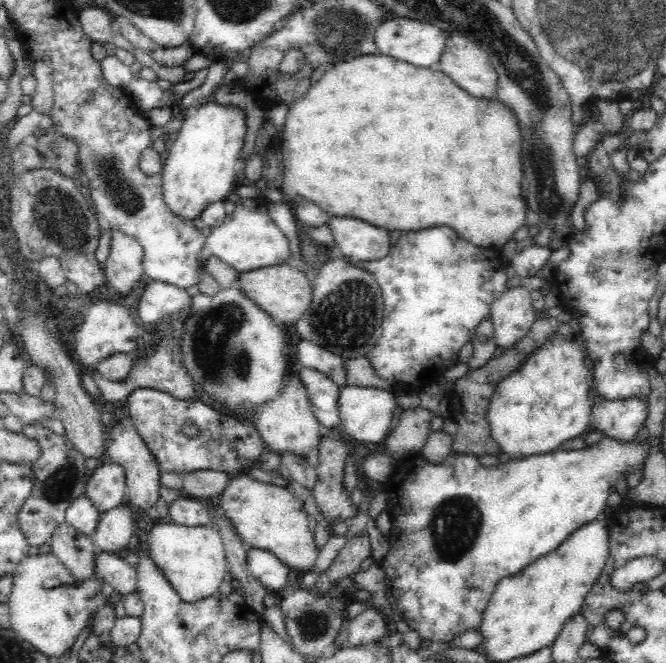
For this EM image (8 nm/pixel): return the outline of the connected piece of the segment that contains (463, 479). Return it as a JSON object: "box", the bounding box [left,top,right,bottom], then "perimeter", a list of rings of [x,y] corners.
{"box":[380,434,650,644],"perimeter":[[[637,434],[634,440],[630,440],[626,444],[618,442],[606,435],[597,443],[586,447],[588,448],[582,450],[556,450],[547,454],[525,457],[521,460],[512,459],[509,463],[498,463],[492,466],[480,464],[476,455],[455,452],[451,453],[440,464],[428,463],[420,455],[399,462],[397,469],[380,486],[382,492],[387,496],[385,509],[394,520],[390,534],[386,537],[388,552],[380,561],[382,570],[386,575],[385,581],[388,585],[387,598],[390,607],[392,607],[392,616],[394,619],[401,619],[406,622],[412,630],[418,632],[420,638],[426,638],[432,644],[437,642],[450,642],[455,636],[467,630],[478,630],[482,620],[482,613],[489,603],[490,598],[493,596],[498,582],[504,578],[518,574],[522,568],[526,568],[528,564],[532,564],[540,556],[554,552],[554,549],[558,548],[562,544],[562,541],[566,540],[574,530],[578,530],[584,524],[588,524],[603,516],[603,512],[607,508],[606,500],[608,500],[610,488],[614,487],[618,477],[624,475],[626,478],[629,471],[634,468],[642,468],[644,460],[650,456],[649,438],[648,440],[644,440],[644,442],[639,442],[637,440]]]}

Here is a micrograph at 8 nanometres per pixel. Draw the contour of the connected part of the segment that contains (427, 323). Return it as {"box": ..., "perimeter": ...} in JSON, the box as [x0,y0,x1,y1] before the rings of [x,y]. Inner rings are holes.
{"box":[346,226,509,393],"perimeter":[[[446,226],[404,232],[389,248],[388,256],[378,260],[346,259],[374,275],[386,306],[382,337],[365,358],[372,363],[376,375],[383,380],[392,380],[398,384],[399,390],[413,393],[435,384],[444,372],[456,364],[451,357],[460,354],[463,345],[471,342],[482,320],[491,320],[491,304],[504,292],[509,279],[500,261],[502,253],[494,253],[491,247],[474,246]]]}

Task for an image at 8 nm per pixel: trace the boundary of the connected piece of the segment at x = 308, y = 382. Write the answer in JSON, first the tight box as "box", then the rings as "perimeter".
{"box":[297,366,341,429],"perimeter":[[[297,366],[298,375],[307,389],[312,412],[320,426],[340,429],[338,398],[341,388],[328,375],[311,367]]]}

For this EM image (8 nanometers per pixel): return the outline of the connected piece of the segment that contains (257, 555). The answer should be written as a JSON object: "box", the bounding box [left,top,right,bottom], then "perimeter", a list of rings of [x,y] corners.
{"box":[246,548,294,593],"perimeter":[[[247,548],[246,558],[252,575],[270,592],[281,593],[288,584],[288,576],[294,572],[274,553],[259,548]]]}

